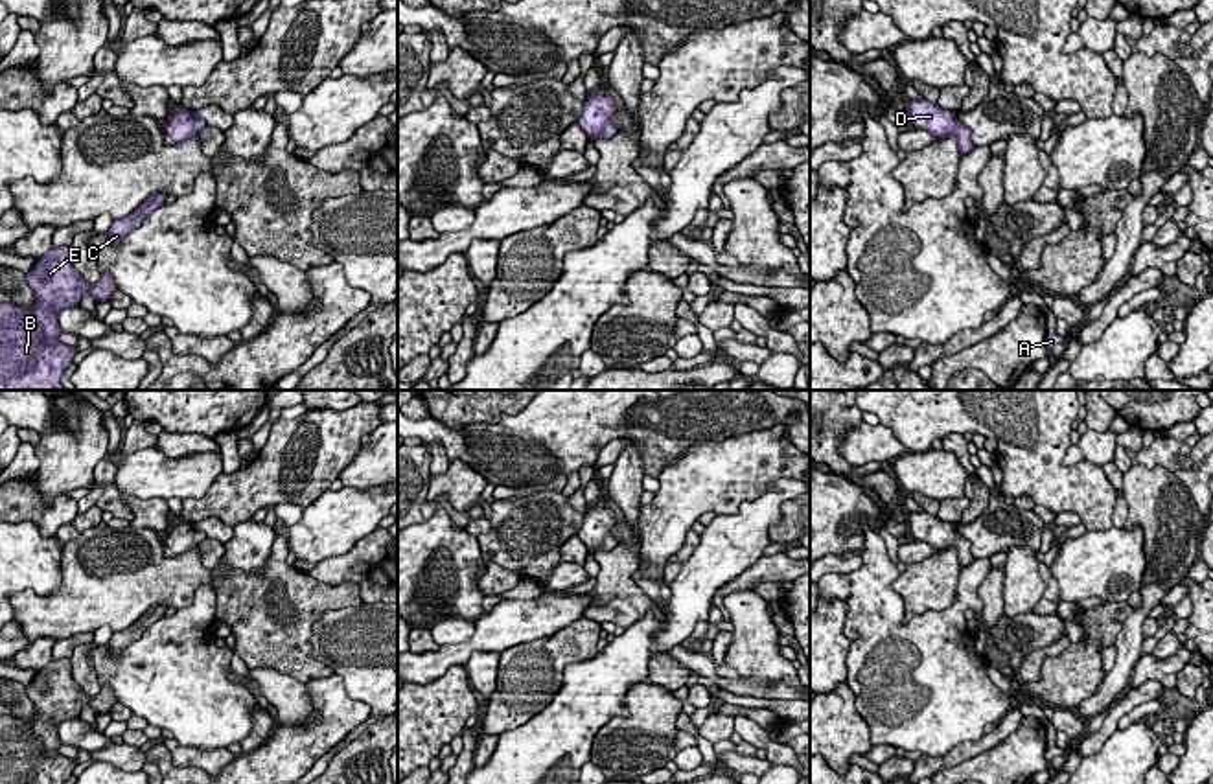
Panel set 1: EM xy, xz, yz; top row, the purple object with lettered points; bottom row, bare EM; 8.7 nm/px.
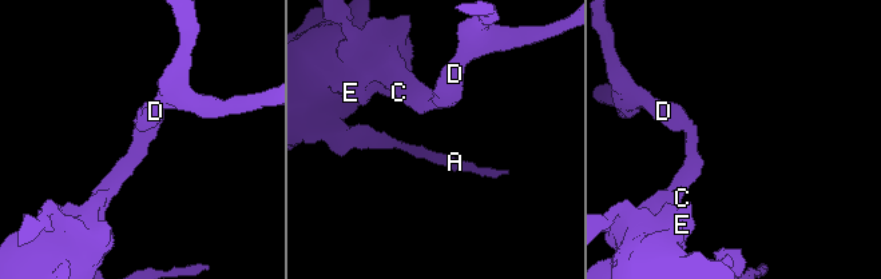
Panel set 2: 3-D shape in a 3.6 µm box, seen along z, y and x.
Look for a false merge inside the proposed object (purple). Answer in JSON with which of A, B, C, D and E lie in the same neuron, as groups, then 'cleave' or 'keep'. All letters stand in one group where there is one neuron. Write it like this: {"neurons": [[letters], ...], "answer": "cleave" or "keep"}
{"neurons": [["A", "B", "C", "D", "E"]], "answer": "keep"}

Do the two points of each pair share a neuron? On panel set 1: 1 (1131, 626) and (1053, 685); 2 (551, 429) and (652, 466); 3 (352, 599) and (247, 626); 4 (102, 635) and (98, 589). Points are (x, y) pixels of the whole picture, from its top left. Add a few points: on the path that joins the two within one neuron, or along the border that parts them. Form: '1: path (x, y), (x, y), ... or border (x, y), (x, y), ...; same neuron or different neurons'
1: border (1134, 608), (1114, 645); different neurons
2: path (580, 429), (634, 429), (641, 437); same neuron
3: path (326, 599), (282, 602), (273, 611); same neuron
4: border (113, 630), (98, 626), (92, 632); different neurons

